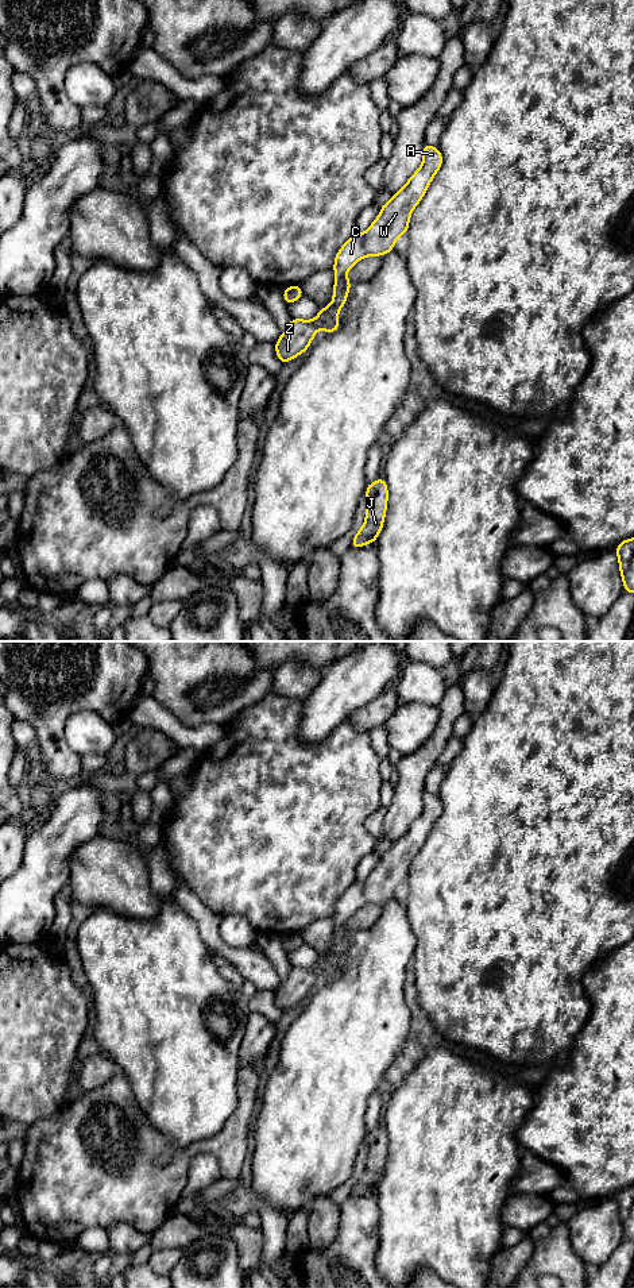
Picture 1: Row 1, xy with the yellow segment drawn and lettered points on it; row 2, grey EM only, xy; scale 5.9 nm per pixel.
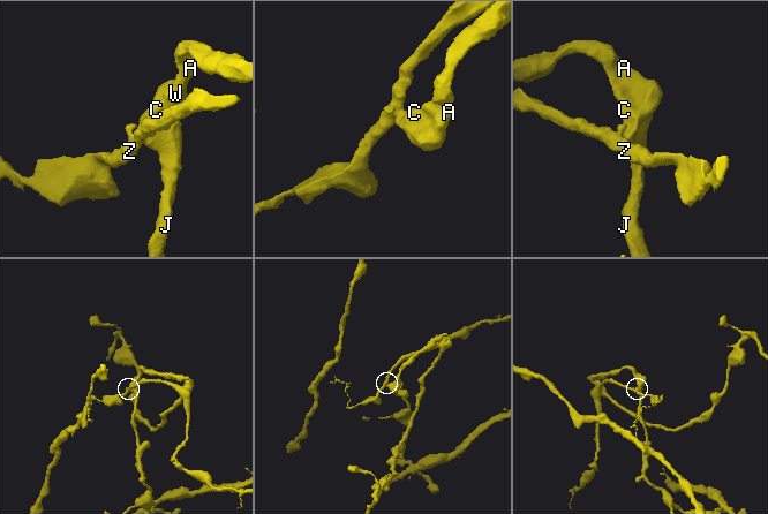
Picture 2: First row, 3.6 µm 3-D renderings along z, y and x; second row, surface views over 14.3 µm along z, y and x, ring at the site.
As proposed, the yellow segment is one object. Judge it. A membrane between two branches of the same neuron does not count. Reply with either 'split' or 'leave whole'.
split

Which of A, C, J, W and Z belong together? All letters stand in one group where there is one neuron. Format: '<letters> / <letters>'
A C J W / Z

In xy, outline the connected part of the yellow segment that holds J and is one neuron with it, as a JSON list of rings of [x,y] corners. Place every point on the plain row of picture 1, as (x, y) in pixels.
[[[382,1123],[376,1130],[368,1131],[366,1142],[366,1169],[355,1183],[349,1193],[351,1196],[362,1196],[366,1192],[376,1189],[383,1176],[388,1148],[388,1137],[384,1125]]]

